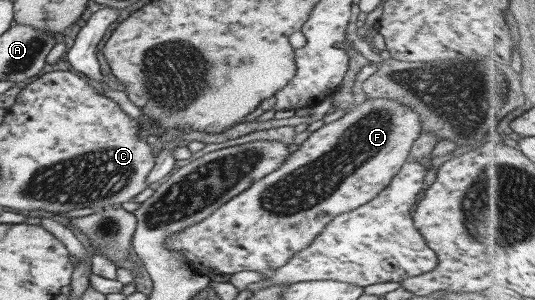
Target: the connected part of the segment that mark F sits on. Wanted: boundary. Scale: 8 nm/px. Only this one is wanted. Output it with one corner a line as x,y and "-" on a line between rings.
368,98
360,105
355,105
350,108
345,115
342,115
340,119
332,121
332,123
326,123
326,125
316,129
316,131
310,133
309,137
306,137
305,141
299,145
293,153
287,155
284,159
284,164
273,173
254,181
248,190
242,191
228,199
226,203
222,203
218,209
214,209
208,217
204,217
202,221
194,223
194,225
188,225
184,231
176,231
172,233
170,238
167,238
165,247
173,249
173,251
179,251
181,257
186,258
188,266
198,270
198,272
216,271
220,273
232,274
238,273
238,271
257,271
257,272
271,272
279,267
282,267
288,258
294,253
300,251
304,247
307,247
312,239
328,224
332,221
332,218
338,214
343,214
346,211
356,209
356,207
368,202
368,200
376,197
376,194
380,192
384,187
388,186
388,183
392,180
392,177
401,169
401,166
406,162
407,156
411,151
412,145
416,142
418,136
421,135
421,122
418,113
415,113
412,108
401,105
396,100
388,98

